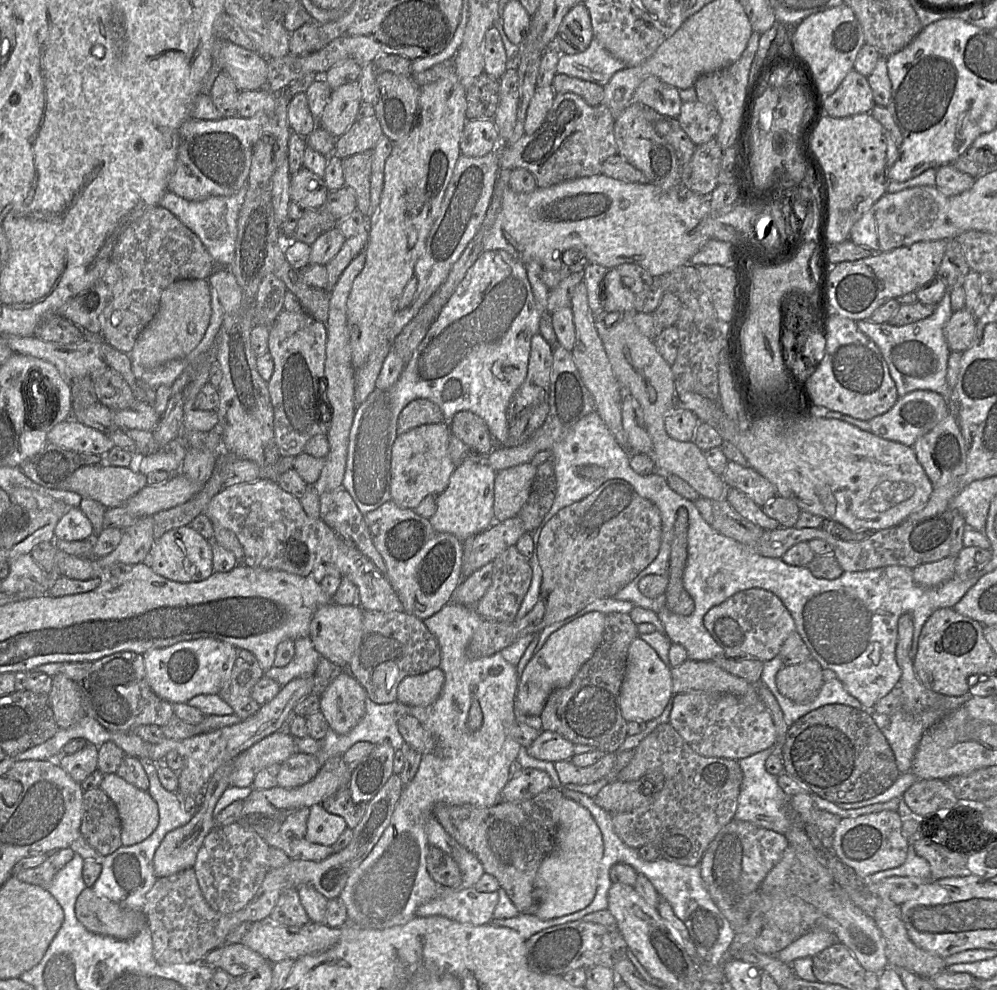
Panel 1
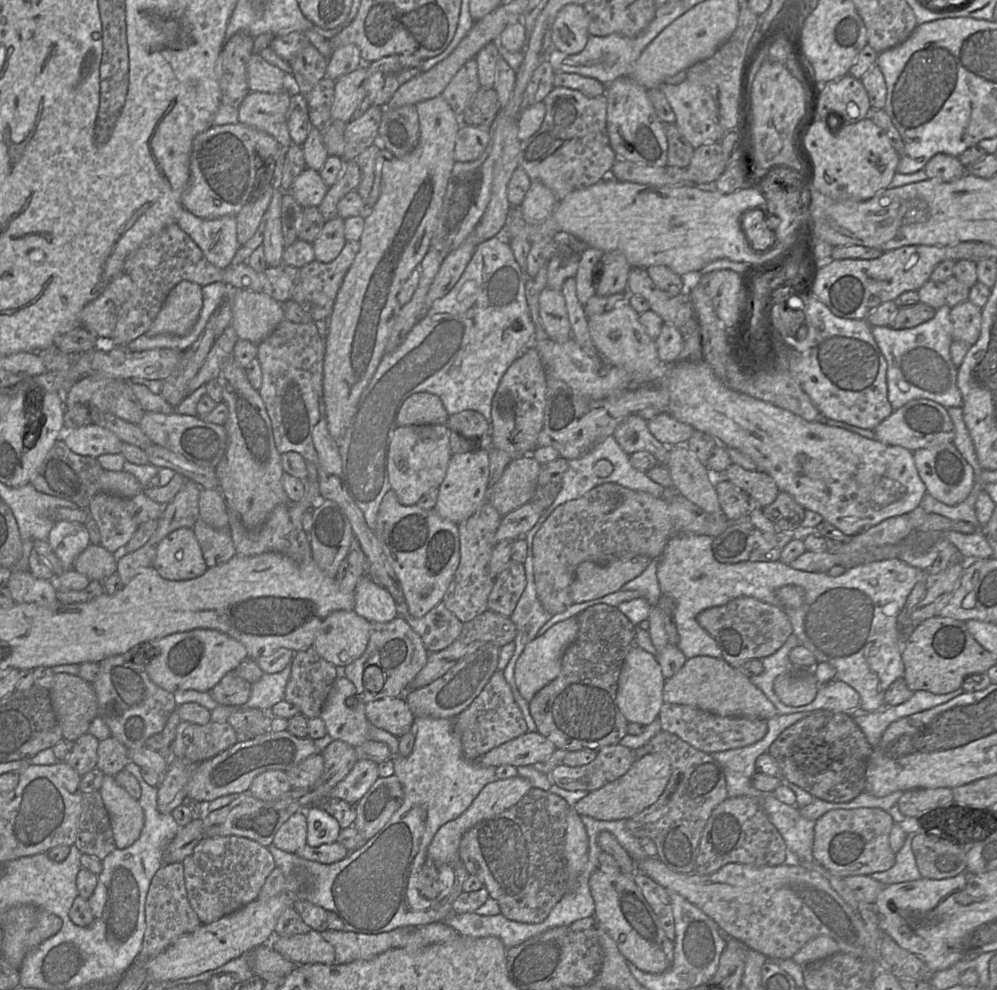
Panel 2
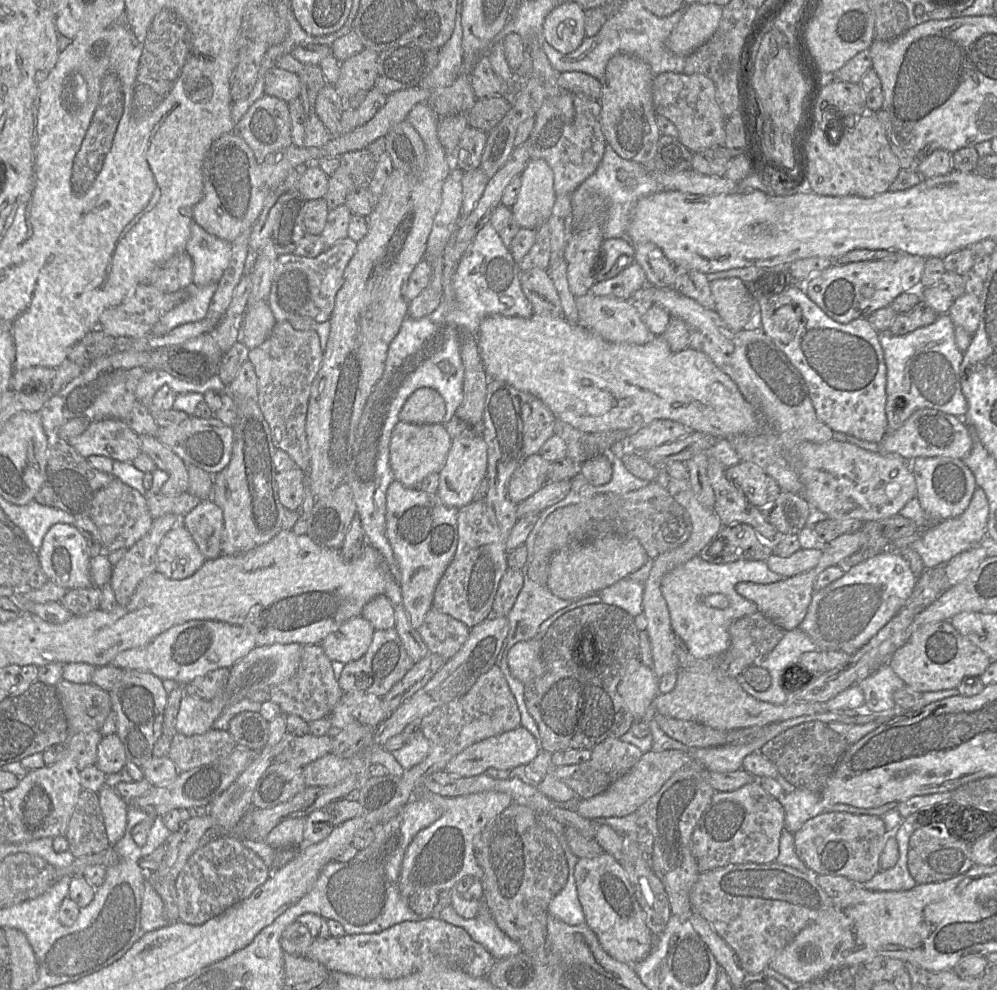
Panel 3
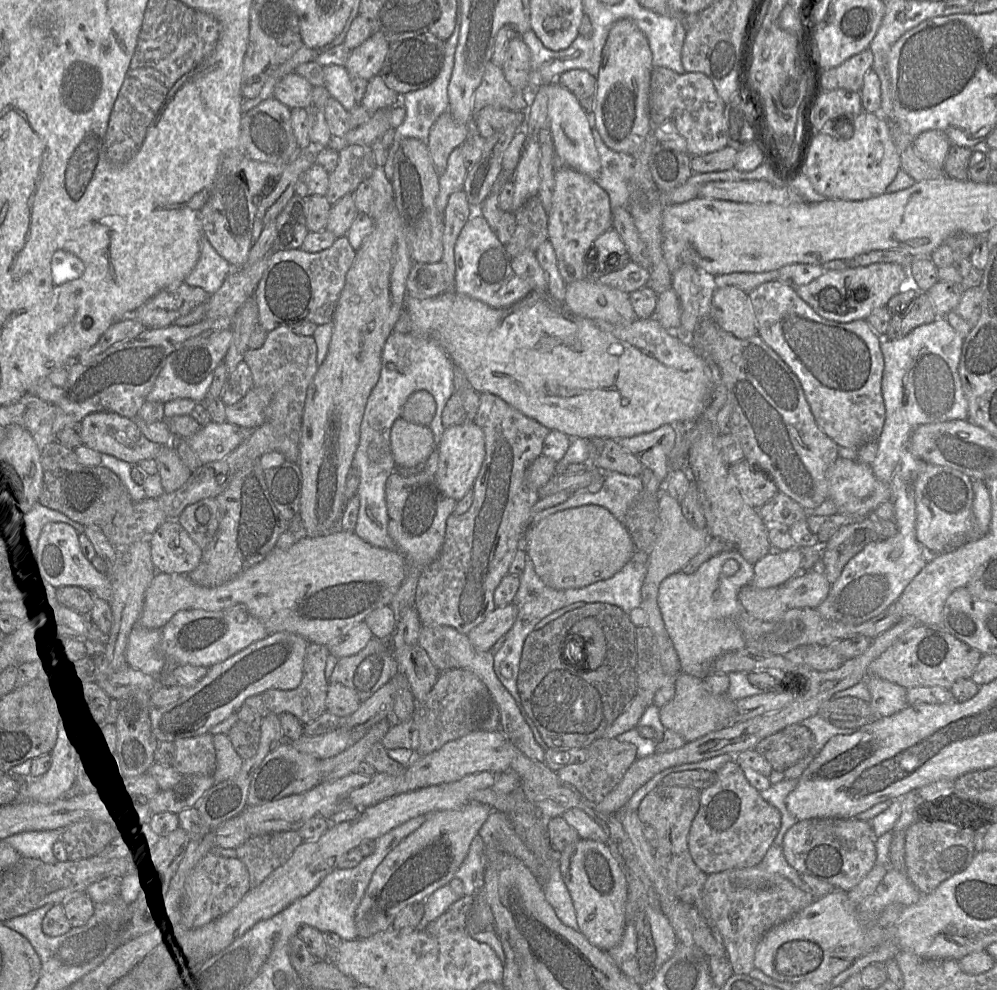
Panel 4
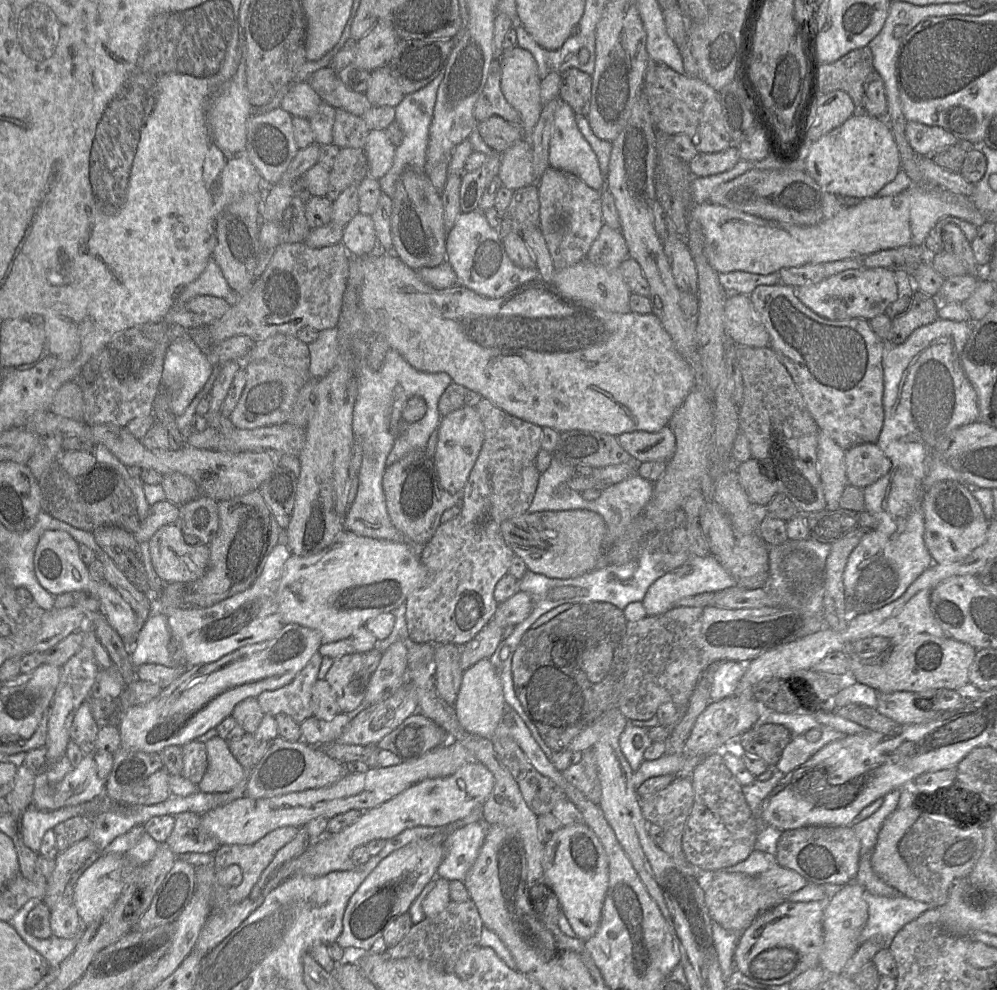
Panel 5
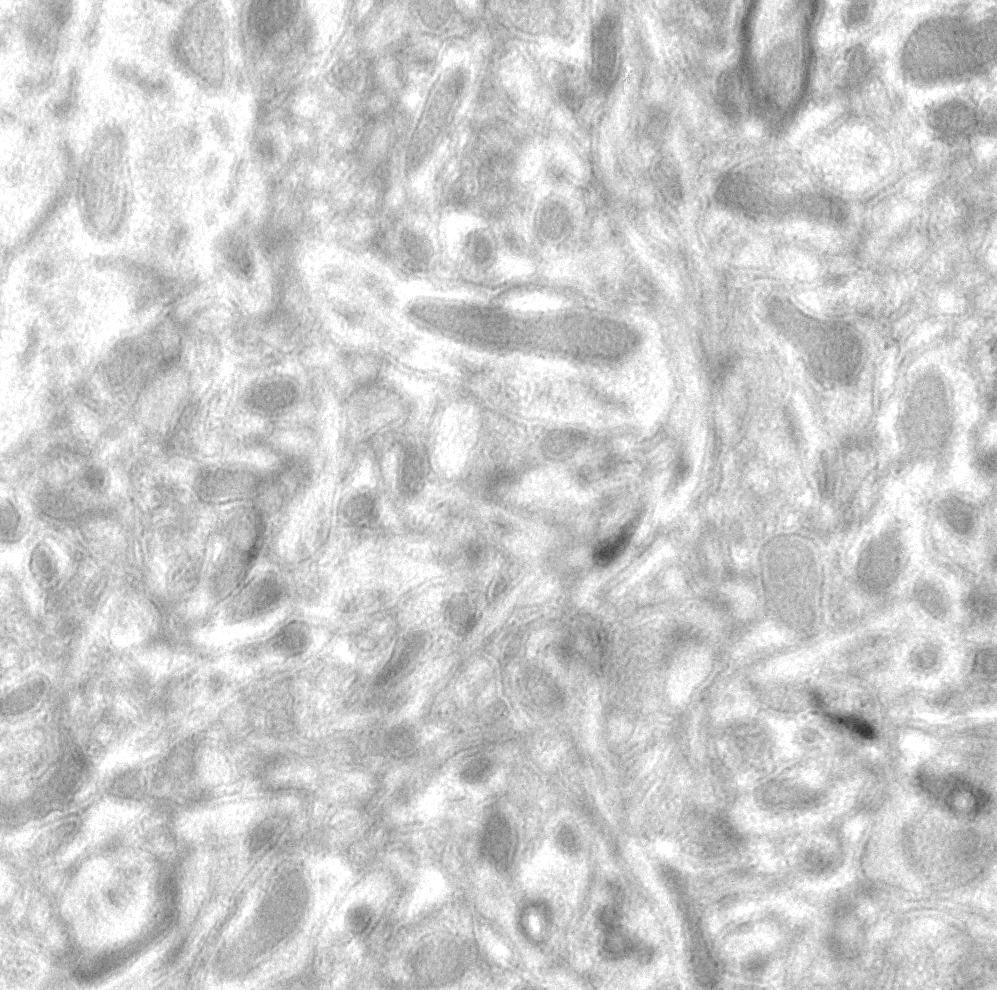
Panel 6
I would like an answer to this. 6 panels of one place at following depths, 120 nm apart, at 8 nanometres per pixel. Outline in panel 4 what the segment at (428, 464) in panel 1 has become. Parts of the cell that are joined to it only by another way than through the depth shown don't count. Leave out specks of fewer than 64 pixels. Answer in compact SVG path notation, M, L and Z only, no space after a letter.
M398 418L391 428L391 448L396 466L423 467L437 448L428 426L410 423Z

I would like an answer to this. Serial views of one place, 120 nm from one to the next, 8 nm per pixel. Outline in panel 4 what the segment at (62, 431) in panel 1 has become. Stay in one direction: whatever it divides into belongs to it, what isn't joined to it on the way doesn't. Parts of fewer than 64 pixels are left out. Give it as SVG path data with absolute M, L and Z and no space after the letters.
M96 412L81 421L82 445L101 454L108 454L132 465L142 460L155 459L162 445L149 441L141 432L134 419L113 412Z

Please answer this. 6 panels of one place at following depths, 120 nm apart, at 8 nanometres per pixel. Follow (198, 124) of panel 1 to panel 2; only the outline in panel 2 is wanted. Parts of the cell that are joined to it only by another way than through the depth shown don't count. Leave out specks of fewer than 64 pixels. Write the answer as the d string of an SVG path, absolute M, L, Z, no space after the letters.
M239 122L209 127L204 132L198 134L192 142L190 177L182 193L184 209L203 219L237 216L242 207L262 185L270 183L275 187L279 187L287 149L266 132Z

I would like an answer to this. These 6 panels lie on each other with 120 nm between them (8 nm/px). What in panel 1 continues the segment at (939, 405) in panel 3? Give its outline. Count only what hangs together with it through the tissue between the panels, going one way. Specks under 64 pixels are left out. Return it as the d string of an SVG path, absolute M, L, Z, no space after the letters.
M948 288L934 313L917 322L904 326L894 326L889 322L874 323L870 319L856 322L859 330L868 336L882 353L899 397L916 390L930 390L941 394L948 401L951 399L952 393L946 380L951 351L945 339L944 329L952 313Z

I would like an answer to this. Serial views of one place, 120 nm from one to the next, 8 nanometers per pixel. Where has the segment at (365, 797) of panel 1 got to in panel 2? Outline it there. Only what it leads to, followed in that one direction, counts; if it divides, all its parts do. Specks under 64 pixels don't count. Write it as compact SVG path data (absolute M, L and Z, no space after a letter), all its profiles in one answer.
M360 759L350 773L329 792L327 798L358 803L379 778L378 765L372 760Z

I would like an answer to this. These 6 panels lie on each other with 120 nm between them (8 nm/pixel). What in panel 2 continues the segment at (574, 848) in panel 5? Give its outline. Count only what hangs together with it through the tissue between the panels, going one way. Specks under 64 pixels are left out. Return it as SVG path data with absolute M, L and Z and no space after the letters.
M597 868L590 875L588 884L595 904L594 916L615 941L627 962L647 973L659 974L668 970L673 961L674 944L632 877Z

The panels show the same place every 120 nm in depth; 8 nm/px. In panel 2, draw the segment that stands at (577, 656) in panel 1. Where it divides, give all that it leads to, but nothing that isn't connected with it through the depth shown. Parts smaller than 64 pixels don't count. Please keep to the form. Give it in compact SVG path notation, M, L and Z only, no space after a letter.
M571 617L553 625L543 635L529 642L516 661L514 676L518 690L526 701L545 685L554 680L560 673L561 661L566 649L576 640L579 624L576 617Z

